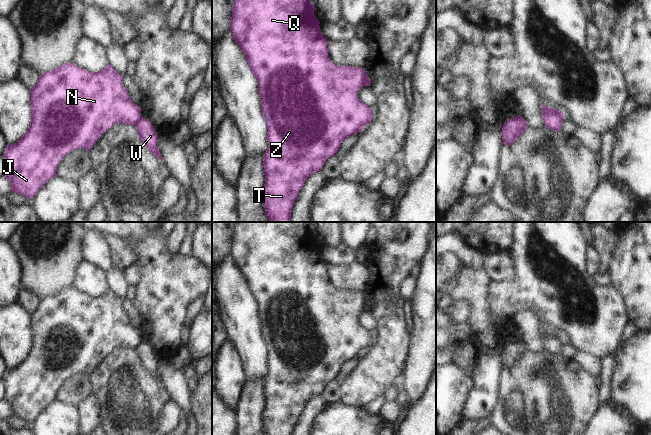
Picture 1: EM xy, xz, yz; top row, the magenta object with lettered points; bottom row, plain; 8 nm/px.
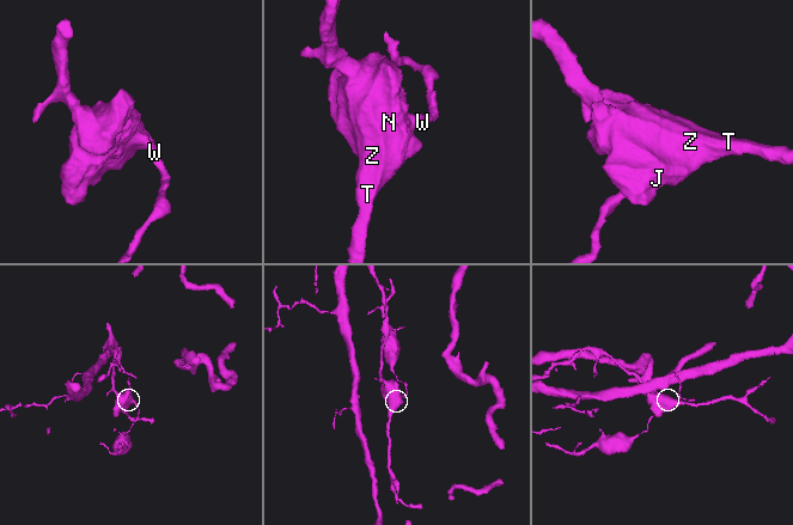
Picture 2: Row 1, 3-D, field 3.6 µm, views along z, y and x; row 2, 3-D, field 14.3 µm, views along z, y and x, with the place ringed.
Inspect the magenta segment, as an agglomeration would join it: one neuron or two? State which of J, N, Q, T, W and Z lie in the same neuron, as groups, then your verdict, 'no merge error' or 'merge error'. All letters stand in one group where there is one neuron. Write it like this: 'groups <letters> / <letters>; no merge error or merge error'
groups J N Q T Z / W; merge error

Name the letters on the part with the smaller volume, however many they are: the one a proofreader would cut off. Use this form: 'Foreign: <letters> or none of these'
Foreign: W

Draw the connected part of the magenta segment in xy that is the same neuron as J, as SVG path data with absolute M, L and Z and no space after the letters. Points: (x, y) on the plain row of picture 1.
M65 287L52 295L41 298L30 316L30 350L20 364L7 369L3 378L5 388L3 400L11 407L12 415L25 422L33 422L48 404L57 400L57 391L61 383L69 376L80 372L89 375L113 348L135 349L141 342L141 332L131 326L129 317L123 310L122 299L110 288L101 295L92 297L73 287Z

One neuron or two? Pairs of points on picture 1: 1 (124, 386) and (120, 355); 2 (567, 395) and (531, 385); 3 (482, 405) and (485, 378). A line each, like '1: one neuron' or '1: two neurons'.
1: one neuron
2: one neuron
3: one neuron

